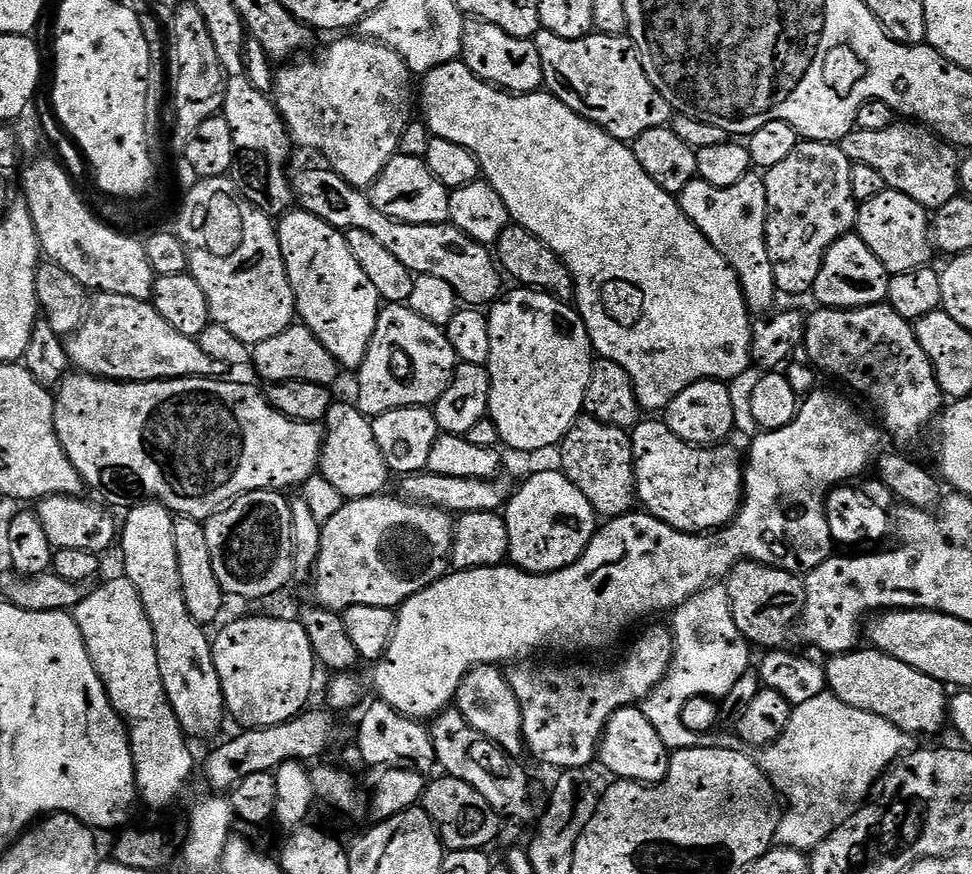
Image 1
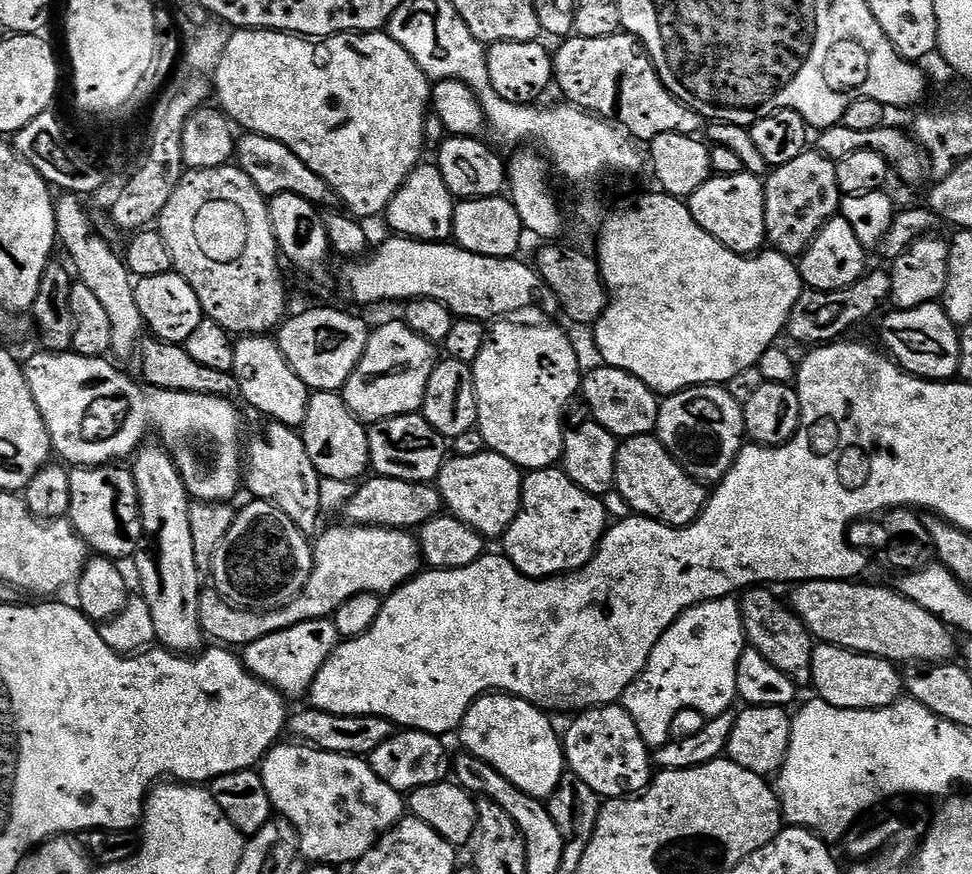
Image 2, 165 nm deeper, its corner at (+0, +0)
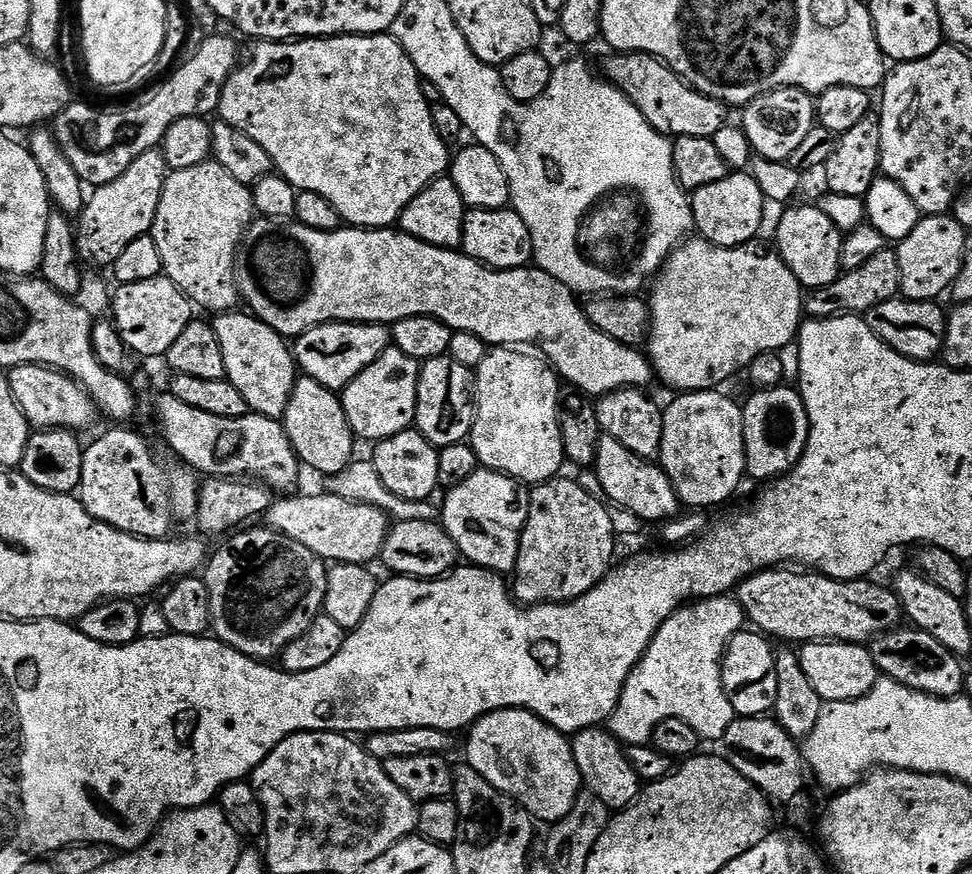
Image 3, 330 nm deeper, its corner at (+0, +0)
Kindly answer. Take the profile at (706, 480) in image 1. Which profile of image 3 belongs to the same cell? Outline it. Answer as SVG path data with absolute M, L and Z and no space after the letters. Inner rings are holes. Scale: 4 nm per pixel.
M601 435L600 445L596 450L594 471L601 490L605 492L603 495L609 501L612 499L611 503L615 507L632 512L641 521L663 522L681 515L682 505L678 494L659 463L642 456L635 456L630 450L626 450L626 446L622 446L622 442Z

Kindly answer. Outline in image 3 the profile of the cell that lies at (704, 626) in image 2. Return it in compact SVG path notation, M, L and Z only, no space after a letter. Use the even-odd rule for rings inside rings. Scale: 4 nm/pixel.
M730 596L712 597L698 600L673 612L671 618L658 630L658 634L650 642L646 654L634 666L630 678L626 678L626 686L620 695L620 701L612 711L612 717L606 721L607 731L611 732L621 745L648 744L652 732L666 718L678 718L690 726L694 726L701 741L723 741L726 730L737 720L734 706L730 706L730 698L726 698L722 686L722 658L730 638L745 627L744 609Z

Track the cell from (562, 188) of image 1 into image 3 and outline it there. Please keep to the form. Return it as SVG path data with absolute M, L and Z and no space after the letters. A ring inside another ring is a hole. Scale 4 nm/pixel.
M688 238L681 243L665 260L660 271L656 273L650 284L650 293L652 297L647 297L646 303L650 309L650 335L646 341L646 355L651 363L652 370L657 381L661 380L668 388L677 388L677 393L702 392L705 390L716 390L727 382L731 376L736 376L747 369L754 358L763 352L779 352L781 348L793 343L797 339L802 317L805 315L804 301L806 299L805 289L801 288L798 278L786 266L786 262L780 259L779 252L768 248L761 242L744 244L740 248L723 248L717 244L712 244L703 238Z

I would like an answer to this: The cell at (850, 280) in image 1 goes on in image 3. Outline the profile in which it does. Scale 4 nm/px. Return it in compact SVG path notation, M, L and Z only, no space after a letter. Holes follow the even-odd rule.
M788 206L781 211L785 212L781 214L780 221L776 224L775 251L779 252L780 259L786 262L786 266L794 274L794 278L798 278L801 288L815 290L830 286L842 275L840 259L842 258L845 237L834 226L834 222L830 222L830 218L826 218L826 214L822 214L822 210L818 206L812 206L812 208L792 207L796 206Z

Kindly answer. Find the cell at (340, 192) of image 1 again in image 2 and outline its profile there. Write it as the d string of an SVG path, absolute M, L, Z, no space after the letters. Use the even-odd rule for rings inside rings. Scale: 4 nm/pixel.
M244 132L237 139L234 149L235 167L242 169L254 182L254 186L265 198L271 198L278 194L298 194L298 198L306 198L311 204L325 206L324 204L333 203L334 197L330 186L294 150L282 146L282 142L274 142L274 138L259 136L257 132Z

